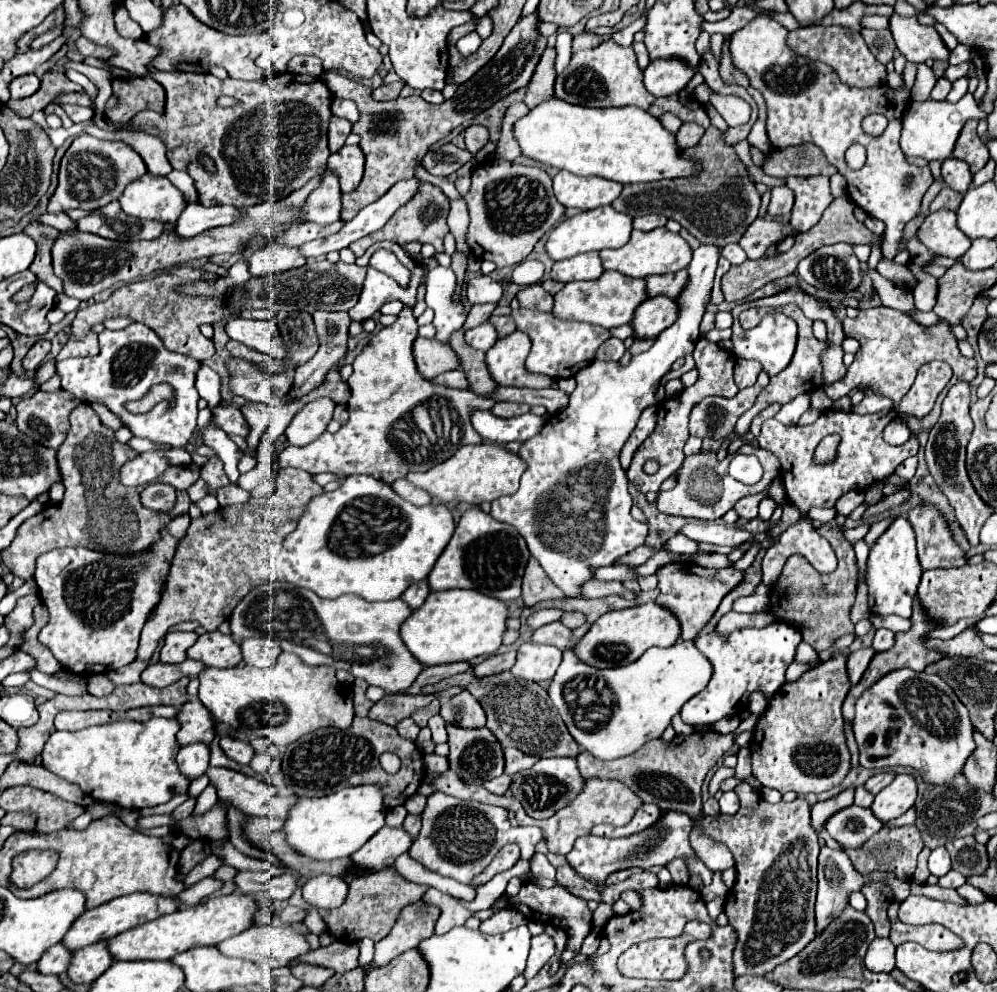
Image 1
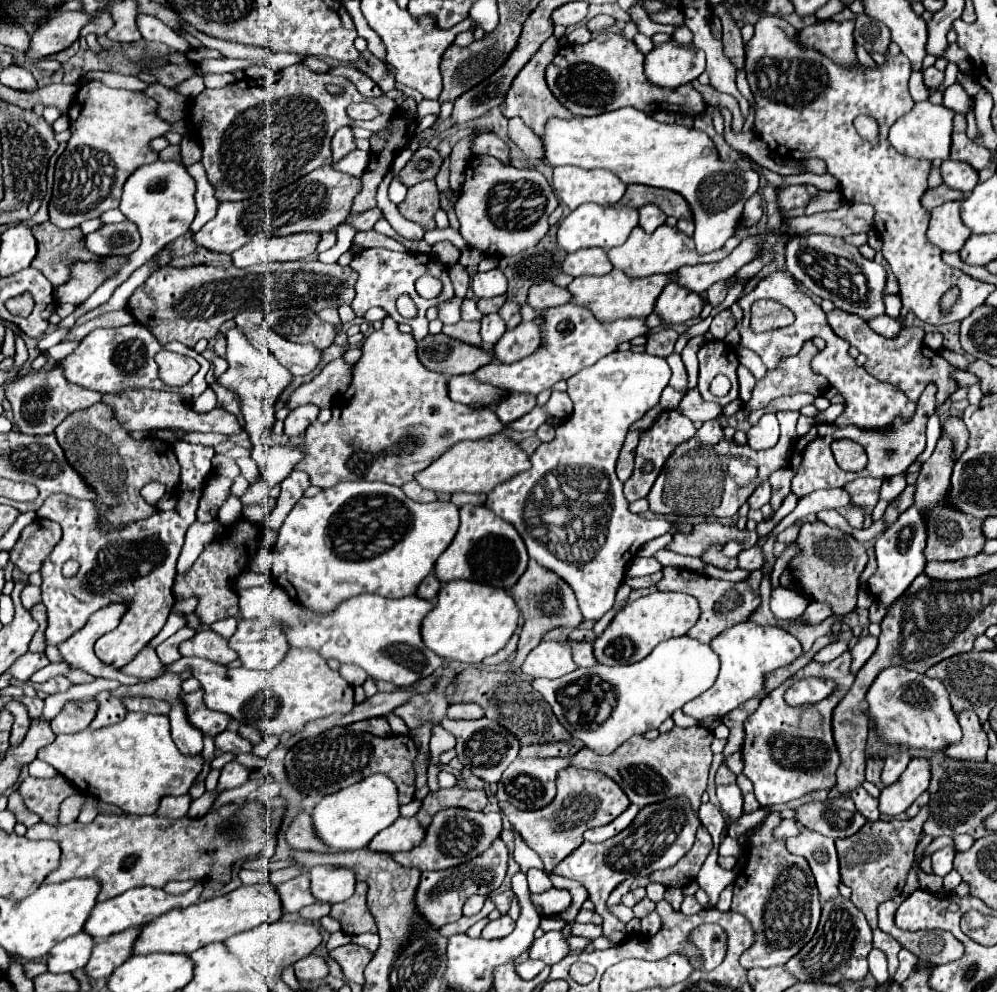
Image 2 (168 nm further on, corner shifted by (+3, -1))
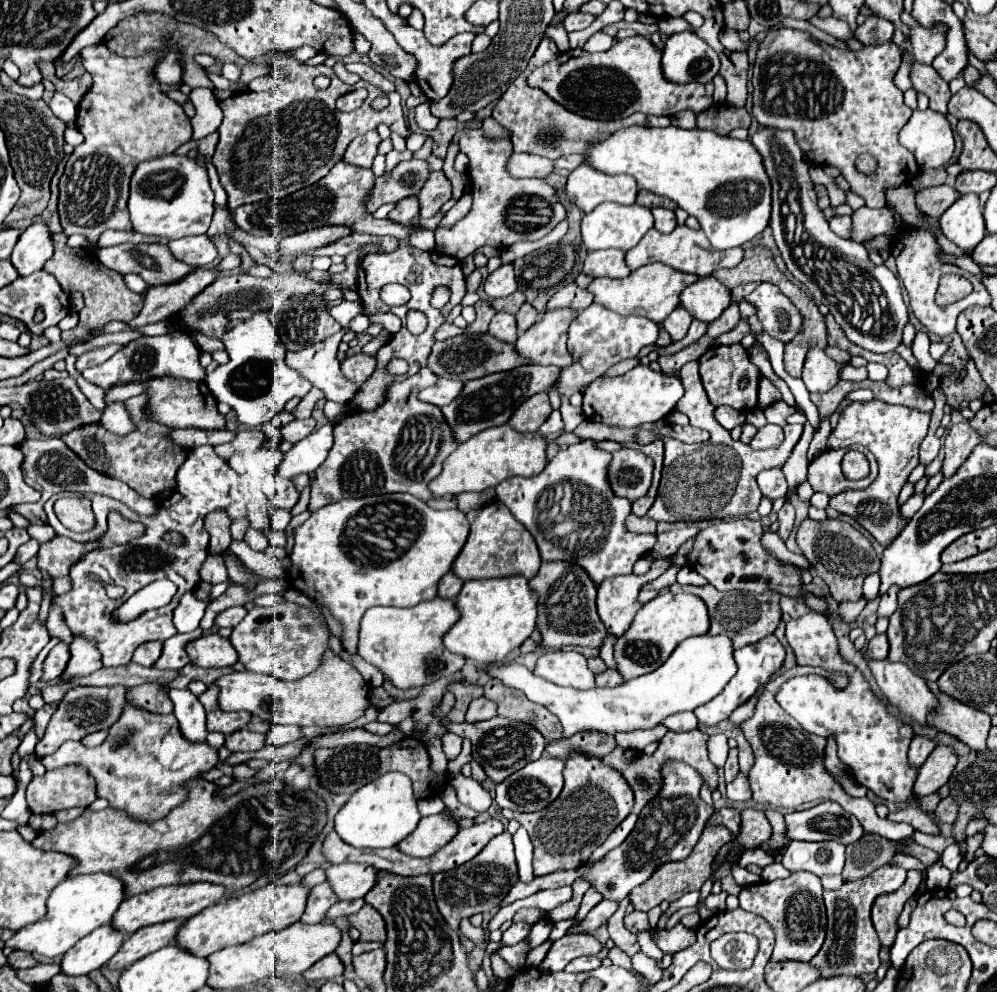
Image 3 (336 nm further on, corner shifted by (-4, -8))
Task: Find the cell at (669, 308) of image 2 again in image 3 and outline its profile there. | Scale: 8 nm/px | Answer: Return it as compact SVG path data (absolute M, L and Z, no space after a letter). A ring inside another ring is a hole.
M706 276L690 284L682 292L680 300L682 306L688 308L688 312L692 312L696 320L708 324L730 306L730 288L726 288L714 276Z

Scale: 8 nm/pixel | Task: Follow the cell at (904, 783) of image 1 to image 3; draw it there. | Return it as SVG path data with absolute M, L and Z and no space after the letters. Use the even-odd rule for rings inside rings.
M944 744L936 746L934 752L928 756L928 760L920 768L920 776L914 784L914 792L918 796L928 796L936 792L952 776L956 762L958 762L958 756L952 746L944 746Z

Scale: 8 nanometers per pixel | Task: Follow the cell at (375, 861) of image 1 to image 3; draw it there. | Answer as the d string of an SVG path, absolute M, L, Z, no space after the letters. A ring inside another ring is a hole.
M436 814L422 818L416 832L412 836L406 836L398 848L414 858L426 858L432 856L436 850L448 844L452 836L458 834L458 822L446 814Z

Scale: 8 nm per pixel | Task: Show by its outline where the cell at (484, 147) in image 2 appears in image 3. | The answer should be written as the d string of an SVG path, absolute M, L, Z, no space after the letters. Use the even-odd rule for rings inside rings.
M512 154L512 160L508 162L508 170L512 176L520 178L540 178L544 180L554 172L554 162L540 156L528 156L528 154Z

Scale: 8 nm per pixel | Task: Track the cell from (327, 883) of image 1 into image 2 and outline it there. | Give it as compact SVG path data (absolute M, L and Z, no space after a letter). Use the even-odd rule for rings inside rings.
M317 865L311 871L311 893L321 903L341 903L355 889L355 875L349 869Z

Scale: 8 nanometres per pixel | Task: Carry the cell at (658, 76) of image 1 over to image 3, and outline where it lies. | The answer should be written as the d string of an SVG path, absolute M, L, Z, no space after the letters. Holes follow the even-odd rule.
M694 32L672 34L666 40L662 70L668 80L678 84L686 84L692 80L706 84L718 74L718 68L718 52L712 50Z

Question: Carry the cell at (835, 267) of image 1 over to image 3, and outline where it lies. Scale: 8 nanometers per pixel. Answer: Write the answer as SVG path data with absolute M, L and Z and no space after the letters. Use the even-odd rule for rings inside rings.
M764 126L750 136L750 142L762 154L764 168L772 180L770 228L786 268L802 282L816 304L830 308L850 342L878 354L894 352L902 344L902 330L908 324L908 308L896 276L884 264L872 264L868 250L860 242L844 240L830 230L816 204L814 184L808 174L810 162L796 144L792 130Z

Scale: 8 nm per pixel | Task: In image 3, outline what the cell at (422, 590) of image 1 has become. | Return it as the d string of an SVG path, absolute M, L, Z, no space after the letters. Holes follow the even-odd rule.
M448 572L438 584L438 596L440 598L456 598L458 592L462 590L462 584L464 584L464 580L460 580L454 572Z

